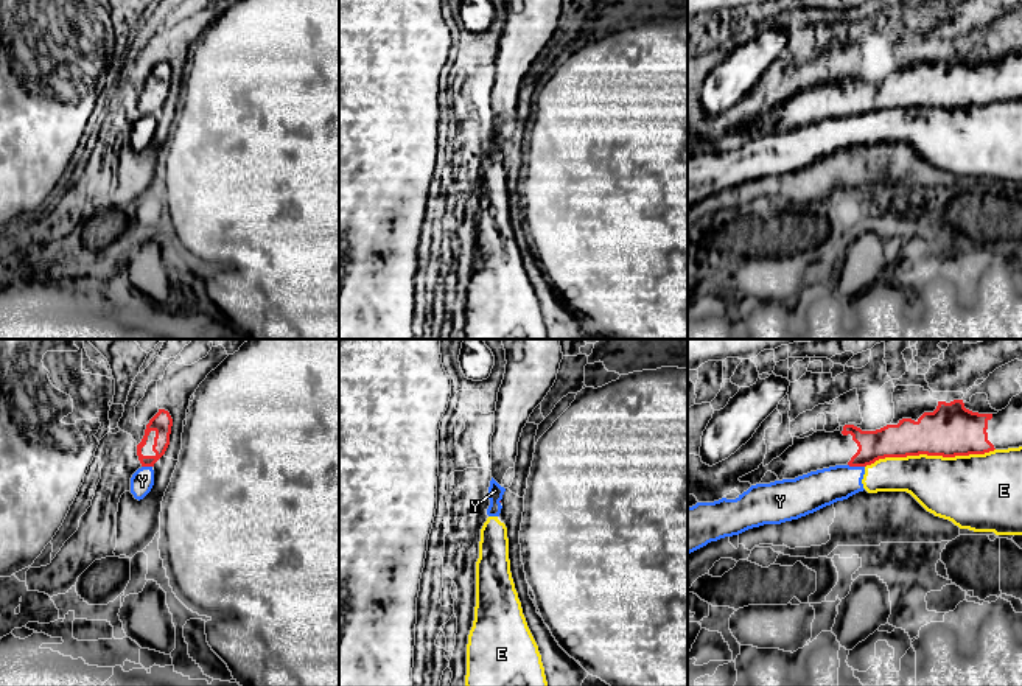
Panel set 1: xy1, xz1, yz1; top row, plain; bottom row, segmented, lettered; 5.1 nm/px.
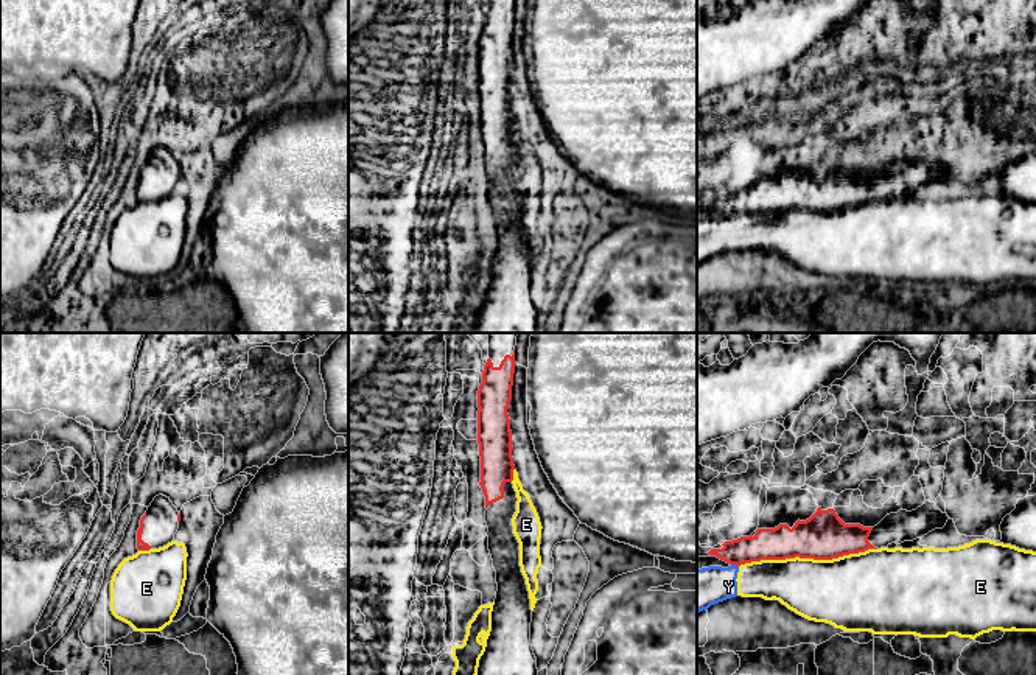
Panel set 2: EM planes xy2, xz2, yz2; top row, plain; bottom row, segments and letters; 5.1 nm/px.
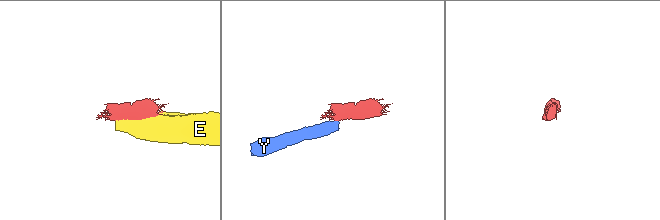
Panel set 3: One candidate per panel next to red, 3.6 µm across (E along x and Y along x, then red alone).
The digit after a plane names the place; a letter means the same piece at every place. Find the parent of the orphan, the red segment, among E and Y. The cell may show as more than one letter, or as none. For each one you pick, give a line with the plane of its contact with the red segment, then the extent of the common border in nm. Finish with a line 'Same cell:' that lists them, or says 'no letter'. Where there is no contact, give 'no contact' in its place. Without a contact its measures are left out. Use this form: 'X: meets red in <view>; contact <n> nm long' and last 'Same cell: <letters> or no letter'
Same cell: no letter

